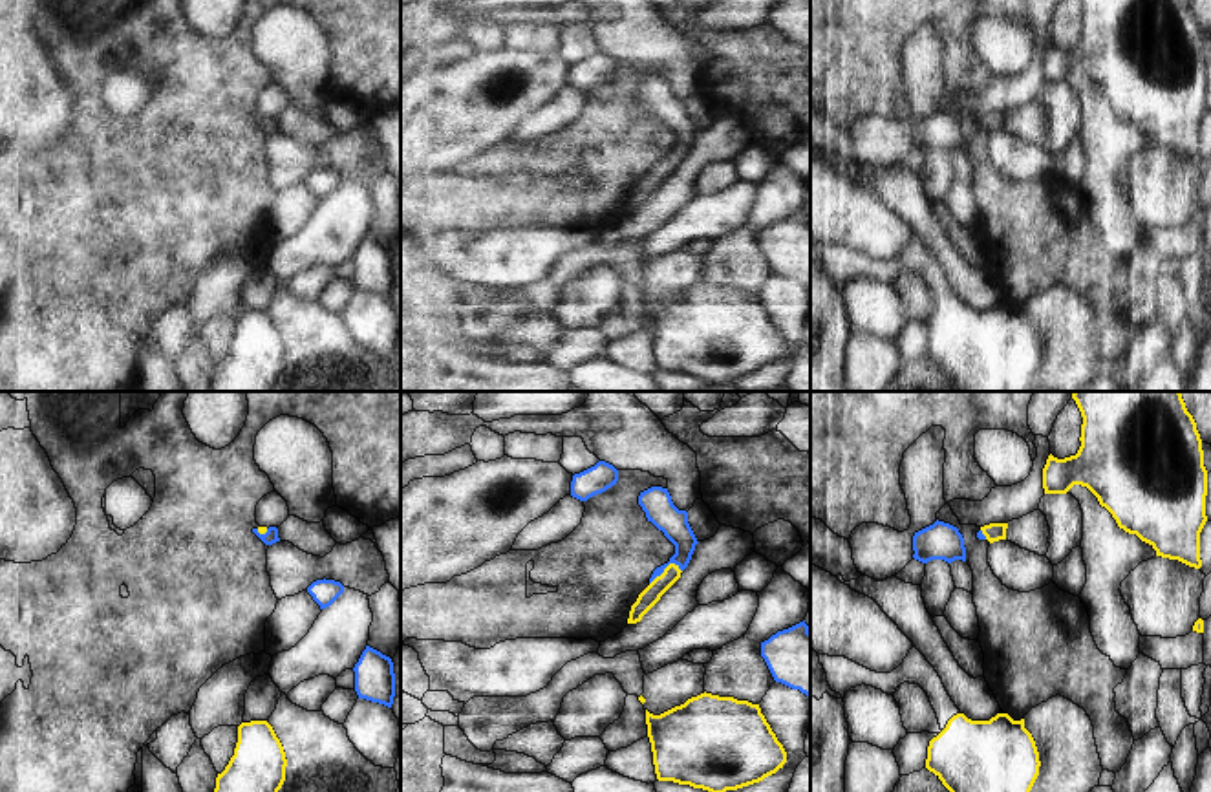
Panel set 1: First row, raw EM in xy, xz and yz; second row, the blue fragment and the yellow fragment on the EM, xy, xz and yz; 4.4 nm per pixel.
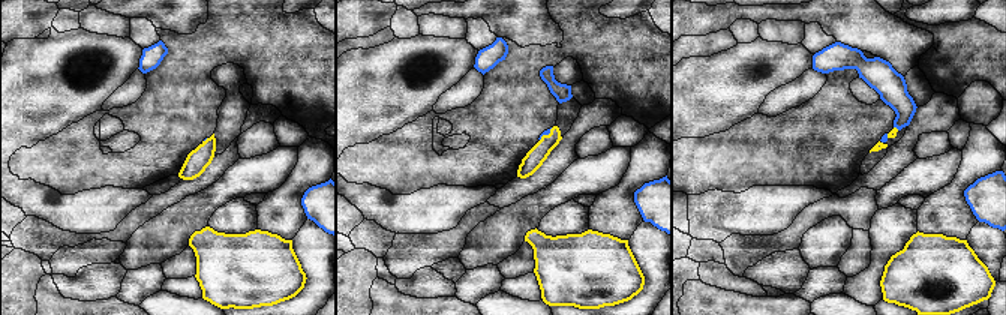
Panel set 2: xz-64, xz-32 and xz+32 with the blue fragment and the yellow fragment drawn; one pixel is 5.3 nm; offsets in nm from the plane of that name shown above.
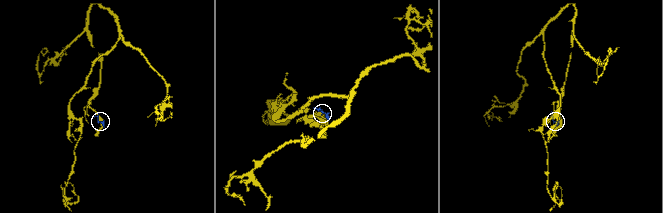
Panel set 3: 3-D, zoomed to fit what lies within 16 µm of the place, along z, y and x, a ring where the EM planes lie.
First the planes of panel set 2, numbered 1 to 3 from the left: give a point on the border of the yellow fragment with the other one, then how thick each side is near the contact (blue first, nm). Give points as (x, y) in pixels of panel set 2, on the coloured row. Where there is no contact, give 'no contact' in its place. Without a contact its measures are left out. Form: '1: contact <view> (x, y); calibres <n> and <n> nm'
1: no contact
2: contact xz-32 (546, 134); calibres 30 and 100 nm
3: contact xz+32 (897, 128); calibres 160 and 50 nm

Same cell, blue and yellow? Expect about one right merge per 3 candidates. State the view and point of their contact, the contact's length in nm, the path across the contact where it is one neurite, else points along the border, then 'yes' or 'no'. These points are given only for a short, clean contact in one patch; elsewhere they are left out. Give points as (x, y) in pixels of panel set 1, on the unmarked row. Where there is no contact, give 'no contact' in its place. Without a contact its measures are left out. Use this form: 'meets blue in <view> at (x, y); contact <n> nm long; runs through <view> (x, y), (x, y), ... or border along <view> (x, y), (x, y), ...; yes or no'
meets blue in xz at (664, 158); contact 160 nm long; runs through xz (661, 101), (679, 123), (664, 158), (672, 163); yes

